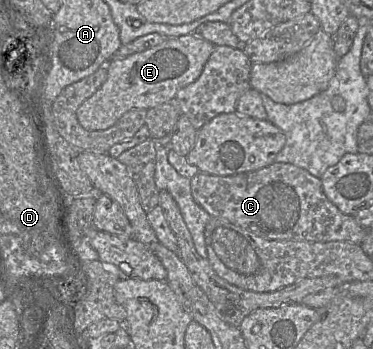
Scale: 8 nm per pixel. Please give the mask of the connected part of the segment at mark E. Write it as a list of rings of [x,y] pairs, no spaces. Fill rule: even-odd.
[[[186,34],[124,58],[110,59],[106,81],[76,111],[79,124],[87,131],[106,130],[129,110],[149,109],[175,98],[180,88],[199,77],[214,47],[201,37]]]

